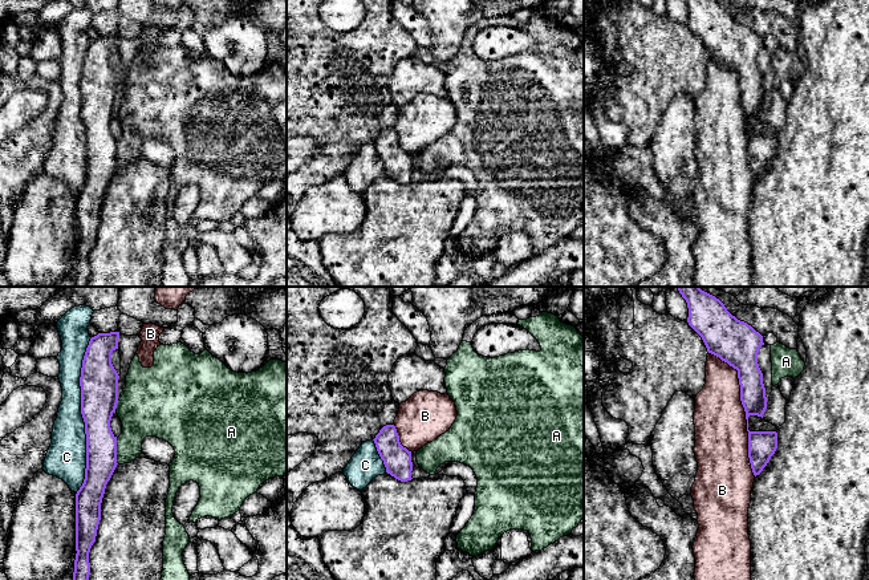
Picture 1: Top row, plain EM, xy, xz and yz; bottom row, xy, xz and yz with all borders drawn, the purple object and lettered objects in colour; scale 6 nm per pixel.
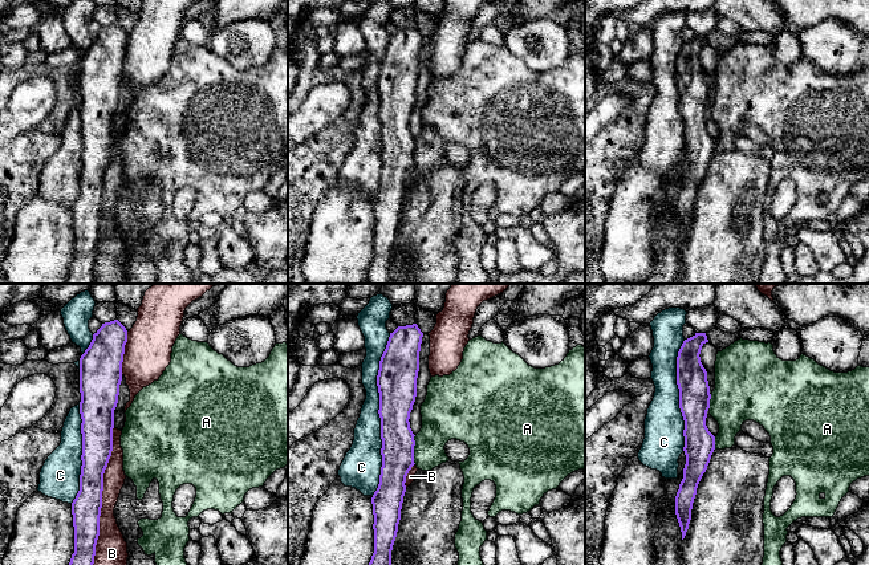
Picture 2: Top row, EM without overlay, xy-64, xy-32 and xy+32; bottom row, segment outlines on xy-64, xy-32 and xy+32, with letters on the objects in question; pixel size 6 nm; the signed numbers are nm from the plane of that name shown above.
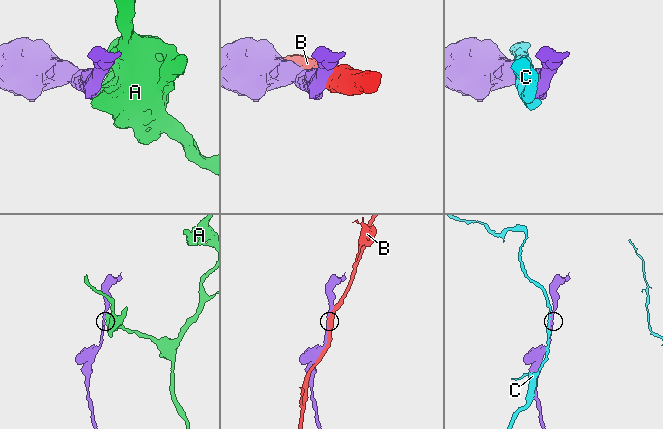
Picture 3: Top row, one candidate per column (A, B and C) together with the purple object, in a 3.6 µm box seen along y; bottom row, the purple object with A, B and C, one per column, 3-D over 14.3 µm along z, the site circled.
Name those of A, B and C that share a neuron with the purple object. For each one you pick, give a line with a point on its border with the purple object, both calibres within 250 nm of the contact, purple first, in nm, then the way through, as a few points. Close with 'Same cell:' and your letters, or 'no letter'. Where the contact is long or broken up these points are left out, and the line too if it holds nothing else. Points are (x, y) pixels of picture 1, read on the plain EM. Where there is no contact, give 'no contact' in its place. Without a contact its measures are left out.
Same cell: no letter

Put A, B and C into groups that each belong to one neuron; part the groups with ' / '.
A / B / C

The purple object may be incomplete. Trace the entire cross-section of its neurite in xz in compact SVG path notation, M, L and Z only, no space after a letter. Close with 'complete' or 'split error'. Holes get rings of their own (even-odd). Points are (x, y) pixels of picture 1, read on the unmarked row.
M383 129L373 143L386 175L401 184L411 183L411 154L401 147L395 129Z | complete

